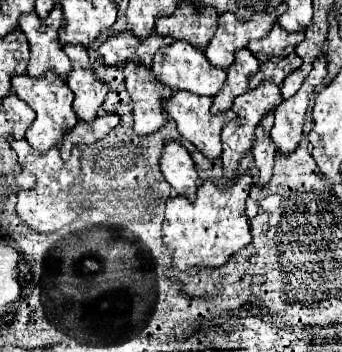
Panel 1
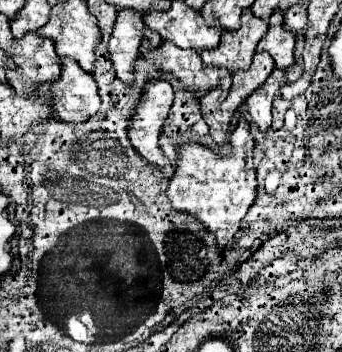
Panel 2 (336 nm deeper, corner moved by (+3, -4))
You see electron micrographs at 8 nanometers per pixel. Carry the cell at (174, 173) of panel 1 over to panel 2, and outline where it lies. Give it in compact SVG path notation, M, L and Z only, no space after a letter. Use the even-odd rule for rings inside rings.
M153 79L143 85L141 95L143 101L139 101L131 113L127 137L143 159L163 169L171 161L163 155L157 141L173 103L173 87L165 79Z

